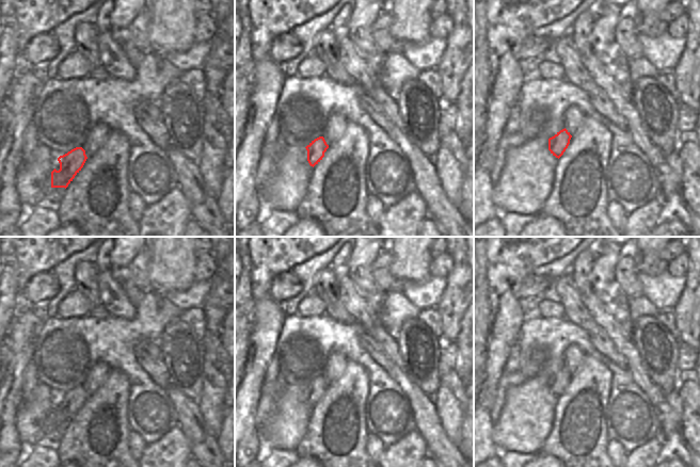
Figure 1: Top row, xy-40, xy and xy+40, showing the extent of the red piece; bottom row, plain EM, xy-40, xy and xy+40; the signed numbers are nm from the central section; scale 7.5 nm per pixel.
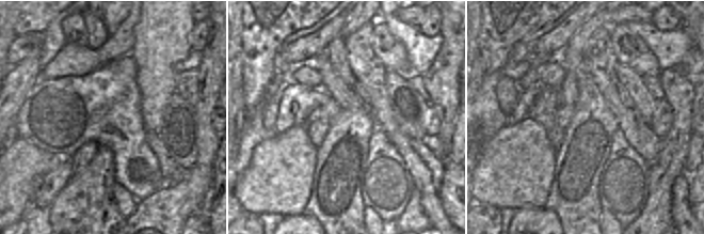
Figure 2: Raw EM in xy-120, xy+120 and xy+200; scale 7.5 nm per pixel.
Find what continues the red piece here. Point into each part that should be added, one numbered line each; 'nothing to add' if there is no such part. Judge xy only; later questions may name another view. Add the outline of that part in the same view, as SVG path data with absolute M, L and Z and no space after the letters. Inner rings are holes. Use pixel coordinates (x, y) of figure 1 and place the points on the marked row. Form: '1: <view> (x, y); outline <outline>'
nothing to add

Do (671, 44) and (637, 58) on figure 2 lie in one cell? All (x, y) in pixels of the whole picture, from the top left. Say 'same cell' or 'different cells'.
different cells

